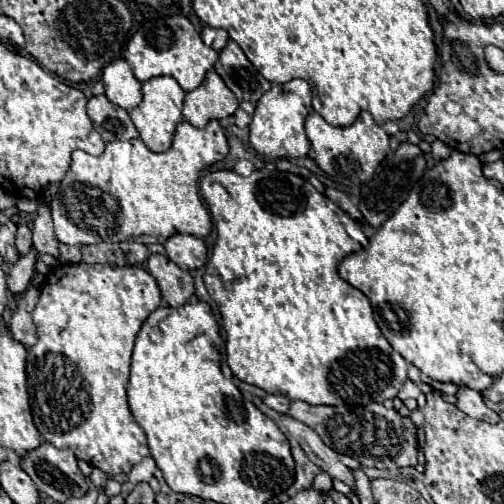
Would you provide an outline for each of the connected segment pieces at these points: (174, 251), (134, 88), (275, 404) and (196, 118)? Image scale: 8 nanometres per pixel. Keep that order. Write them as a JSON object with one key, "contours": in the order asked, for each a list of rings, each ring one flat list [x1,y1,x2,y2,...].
{"contours":[[[174,234,164,244,166,254,184,270,196,270,206,264,208,250,206,244,190,234]],[[116,60,108,64,102,72,104,90,110,102,124,110,132,110,142,102,142,84,132,74,132,68,126,60]],[[268,394,264,396,264,404,280,414,286,414,288,412,288,406,290,406,290,398,286,396,274,396,274,394]],[[210,70,206,72,202,86,194,88,192,92,186,92,182,116,192,126,204,128,210,120,222,120,226,116,232,116,236,108,236,96,232,96,232,92,228,92,228,86,220,80,220,76,214,70]]]}

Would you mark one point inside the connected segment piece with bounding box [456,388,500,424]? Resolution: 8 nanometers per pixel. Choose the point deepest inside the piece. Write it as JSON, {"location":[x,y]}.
{"location":[470,402]}

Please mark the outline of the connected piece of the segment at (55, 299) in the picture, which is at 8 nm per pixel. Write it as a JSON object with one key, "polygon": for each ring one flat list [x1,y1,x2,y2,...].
{"polygon":[[62,264,46,278,32,312,38,328,38,344,28,350,26,374,34,424,46,442,56,448,70,448,78,460,86,460,110,476,128,474,132,466,150,454,146,434,128,408,126,386,136,334,160,302,162,296,156,280,138,266]]}

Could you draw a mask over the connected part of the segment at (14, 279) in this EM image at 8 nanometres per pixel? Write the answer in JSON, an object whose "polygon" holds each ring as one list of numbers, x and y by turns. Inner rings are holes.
{"polygon":[[32,248,28,254,20,256,18,262,10,268,10,274,8,274,8,290,14,292,14,294,20,294,26,290,32,274,34,274,34,264,36,264,36,248]]}

